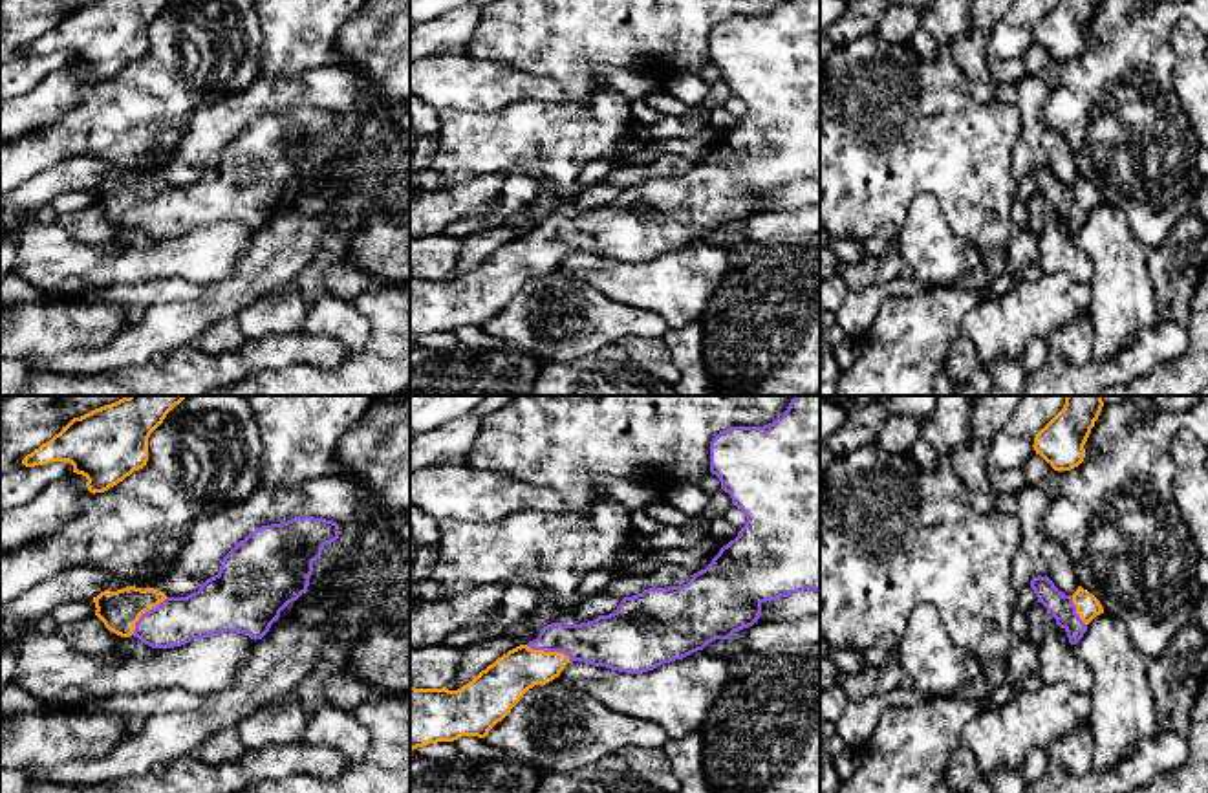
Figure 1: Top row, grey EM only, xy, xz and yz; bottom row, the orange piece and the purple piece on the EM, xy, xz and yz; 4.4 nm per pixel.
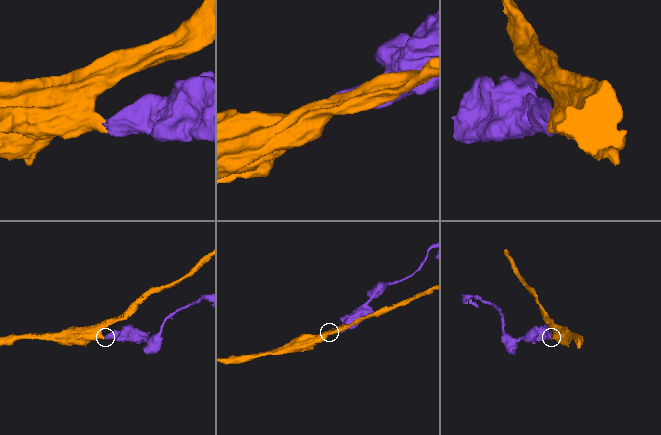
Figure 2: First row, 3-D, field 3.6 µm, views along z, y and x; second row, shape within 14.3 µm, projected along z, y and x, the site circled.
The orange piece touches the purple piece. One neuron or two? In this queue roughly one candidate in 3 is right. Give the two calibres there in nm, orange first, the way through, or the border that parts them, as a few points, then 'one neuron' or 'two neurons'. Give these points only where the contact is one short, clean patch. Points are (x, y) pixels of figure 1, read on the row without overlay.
180 nm thick on the orange side, 200 nm on the other; runs through xy (119, 200), (145, 200), (158, 211), (174, 211); one neuron

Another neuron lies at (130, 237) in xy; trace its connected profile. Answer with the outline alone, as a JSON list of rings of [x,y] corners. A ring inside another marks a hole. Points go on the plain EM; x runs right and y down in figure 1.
[[[130,225],[123,227],[119,234],[106,245],[101,245],[102,251],[124,251],[141,247],[145,244],[150,244],[154,238],[145,234],[141,229]]]

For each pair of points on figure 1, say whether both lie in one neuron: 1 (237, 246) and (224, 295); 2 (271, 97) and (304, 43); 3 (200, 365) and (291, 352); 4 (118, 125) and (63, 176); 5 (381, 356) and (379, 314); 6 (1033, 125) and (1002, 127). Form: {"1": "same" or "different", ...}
{"1": "different", "2": "different", "3": "same", "4": "different", "5": "same", "6": "different"}

